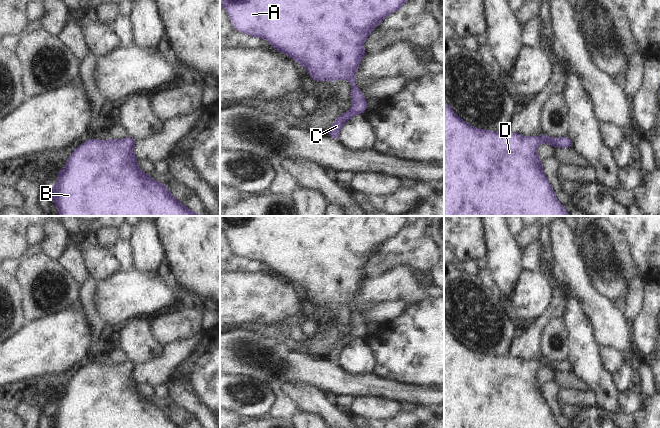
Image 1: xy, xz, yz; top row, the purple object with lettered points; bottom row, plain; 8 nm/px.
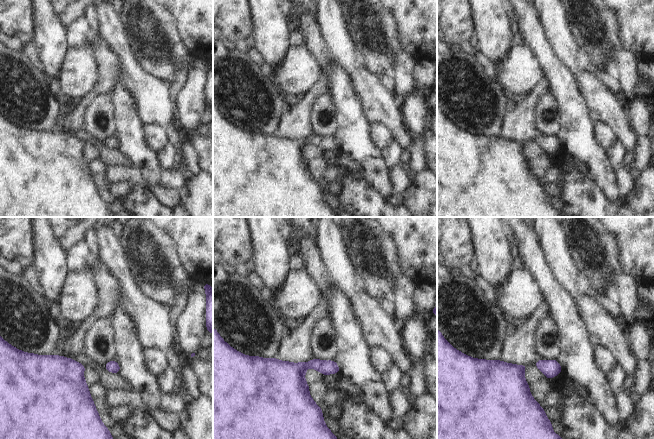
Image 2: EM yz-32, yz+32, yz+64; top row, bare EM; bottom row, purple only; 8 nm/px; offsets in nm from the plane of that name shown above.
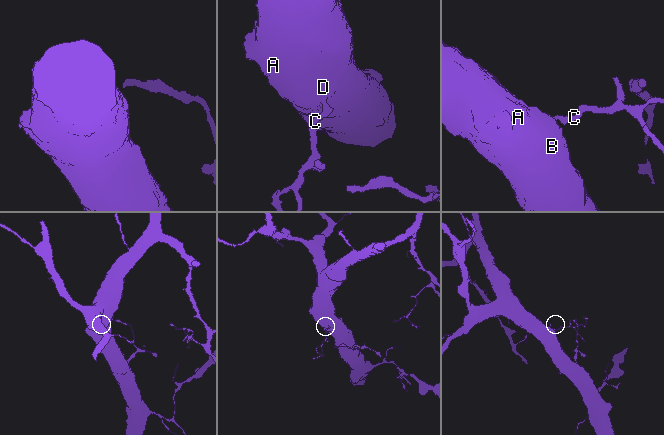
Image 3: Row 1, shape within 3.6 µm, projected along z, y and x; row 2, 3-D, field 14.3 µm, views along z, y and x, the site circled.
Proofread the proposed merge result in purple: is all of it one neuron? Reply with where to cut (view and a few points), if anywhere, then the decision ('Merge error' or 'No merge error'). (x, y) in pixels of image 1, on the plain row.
No split. No merge error.

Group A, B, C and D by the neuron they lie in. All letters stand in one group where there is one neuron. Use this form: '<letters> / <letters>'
A B C D

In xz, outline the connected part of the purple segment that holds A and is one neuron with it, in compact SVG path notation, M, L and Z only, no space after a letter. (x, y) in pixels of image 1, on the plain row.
M220 216L220 228L231 242L232 250L250 261L259 261L279 275L307 292L313 305L348 304L352 309L350 321L353 331L340 339L327 355L329 361L339 365L342 350L353 340L366 336L367 324L355 309L355 296L367 278L363 272L374 252L388 239L398 235L408 225L408 216Z

